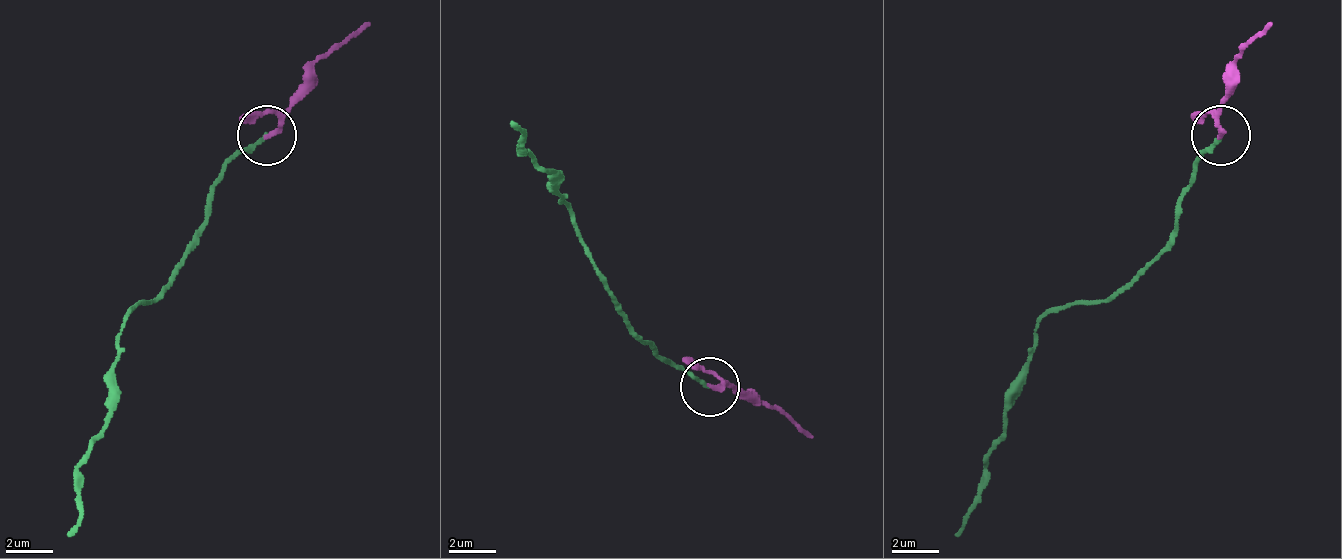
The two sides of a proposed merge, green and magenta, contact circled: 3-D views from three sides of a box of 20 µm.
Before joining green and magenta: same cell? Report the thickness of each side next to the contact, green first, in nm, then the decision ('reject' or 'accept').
130 nm thick on the green side, 220 nm on the other; accept

